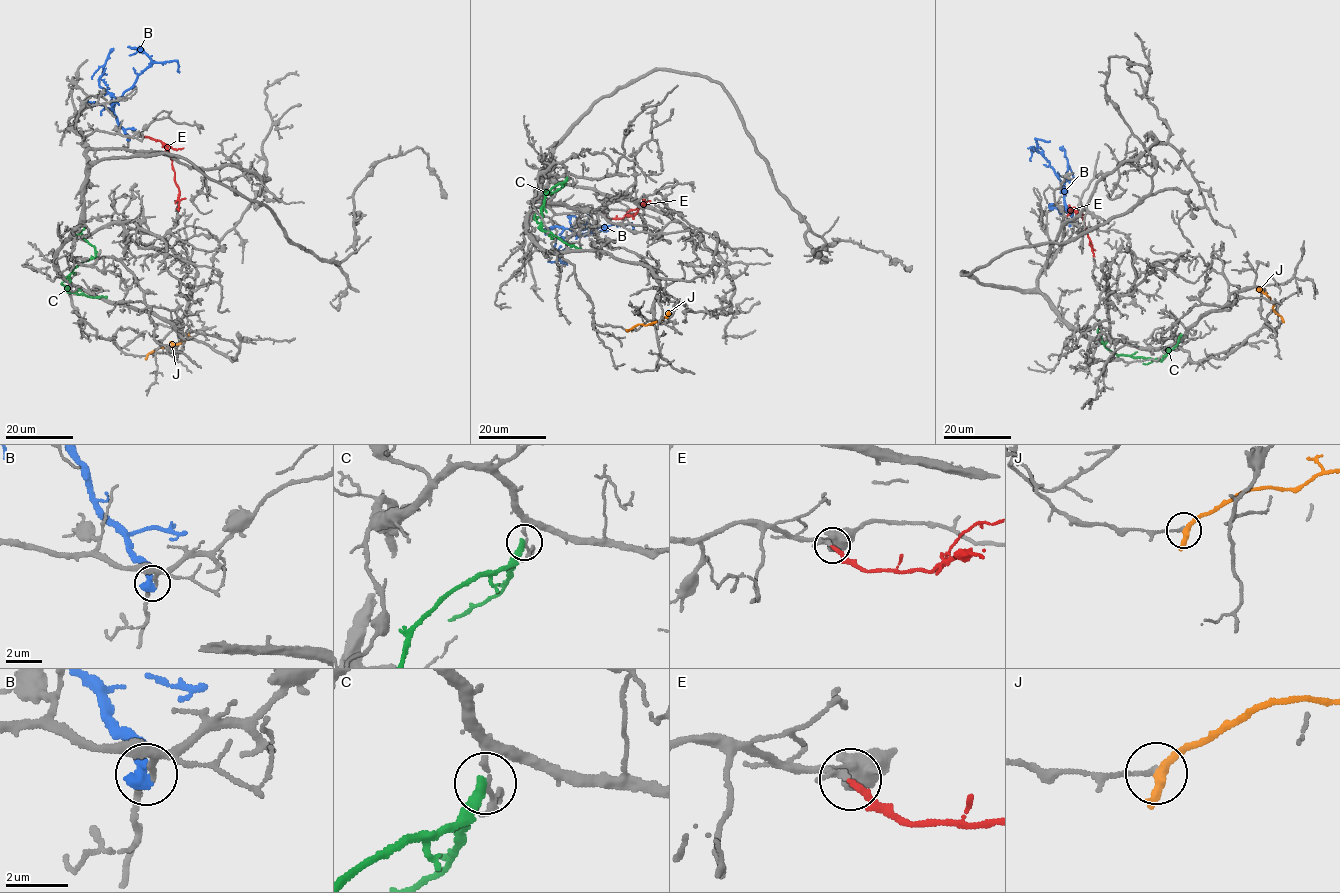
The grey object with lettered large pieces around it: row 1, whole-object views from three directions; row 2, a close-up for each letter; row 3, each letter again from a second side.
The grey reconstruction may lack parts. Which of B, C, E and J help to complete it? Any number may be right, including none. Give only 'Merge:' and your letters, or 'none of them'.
Merge: E

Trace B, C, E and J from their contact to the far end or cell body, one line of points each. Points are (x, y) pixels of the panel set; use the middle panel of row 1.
B: (589, 216), (585, 224), (572, 227), (572, 233), (587, 235), (613, 224), (630, 224), (634, 233)
C: (568, 177), (545, 196), (541, 208), (541, 229), (581, 250)
E: (603, 214), (619, 219), (635, 215), (645, 199)
J: (627, 330), (661, 320), (669, 311)

